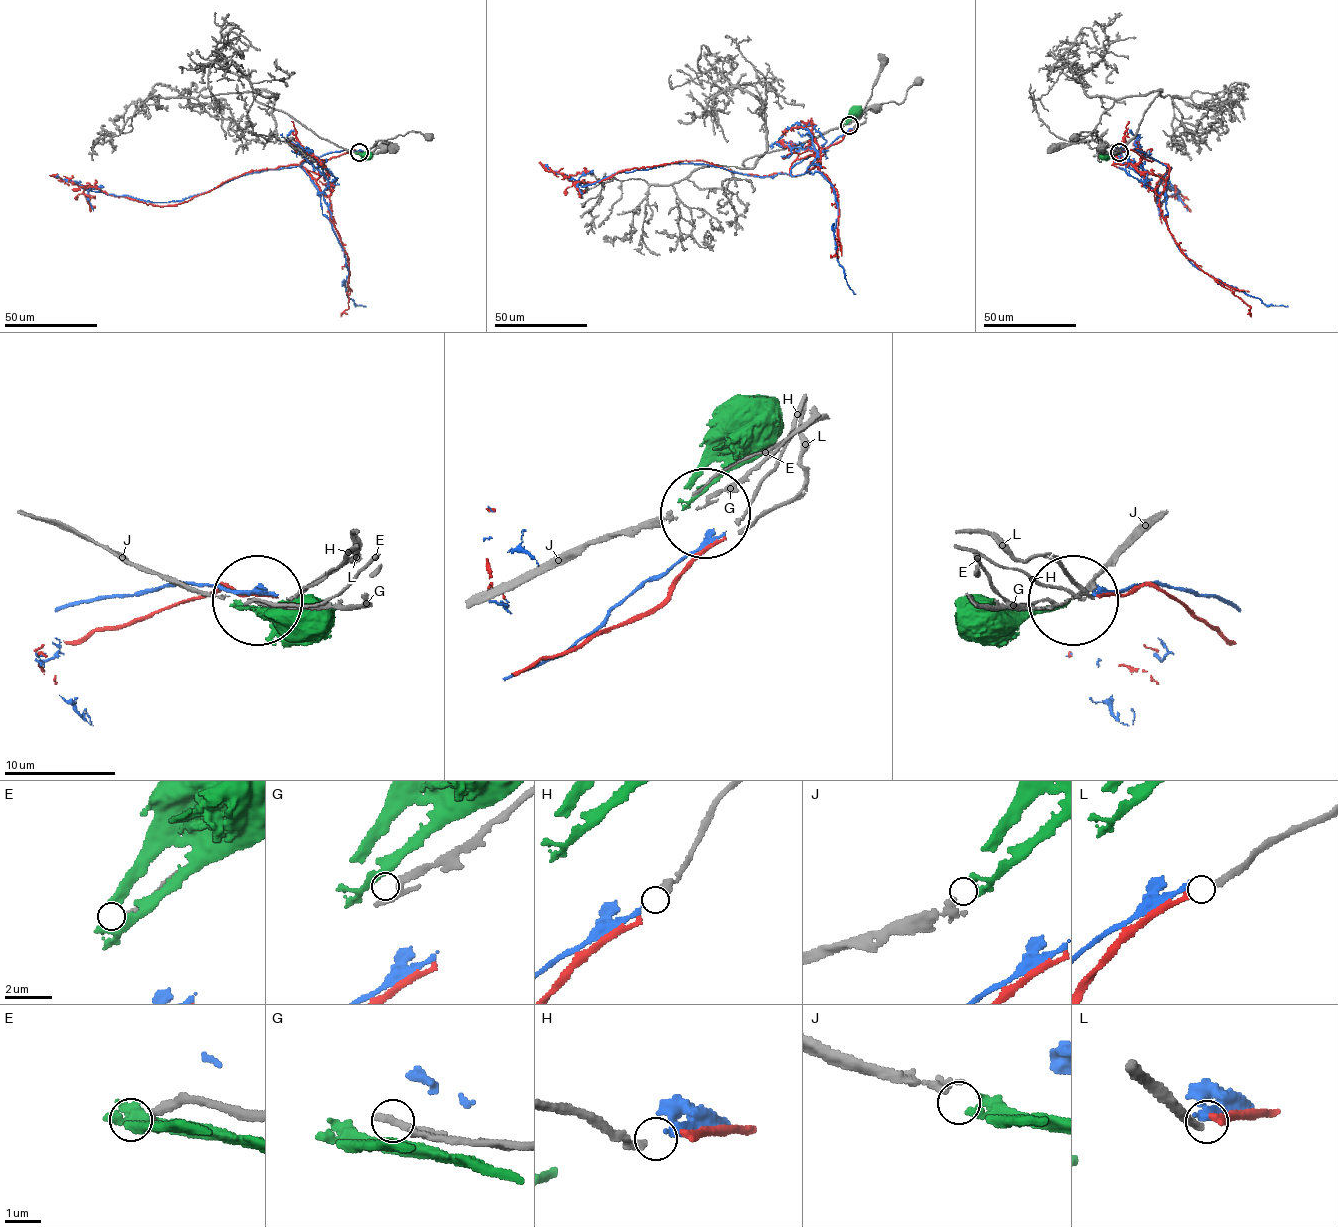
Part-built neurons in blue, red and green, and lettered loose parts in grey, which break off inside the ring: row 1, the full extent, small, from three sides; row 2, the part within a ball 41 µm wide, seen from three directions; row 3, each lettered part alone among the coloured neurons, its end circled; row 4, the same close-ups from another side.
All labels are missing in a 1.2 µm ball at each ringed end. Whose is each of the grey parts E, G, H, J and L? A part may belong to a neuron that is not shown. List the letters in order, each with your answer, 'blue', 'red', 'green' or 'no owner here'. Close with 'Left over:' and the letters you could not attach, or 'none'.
E: no owner here
G: no owner here
H: blue
J: green
L: red
Left over: E, G

